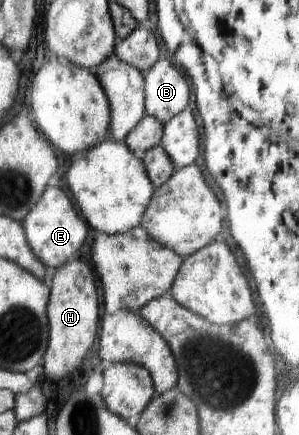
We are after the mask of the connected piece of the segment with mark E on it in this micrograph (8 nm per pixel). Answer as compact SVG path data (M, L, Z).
M46 186L38 203L26 214L21 224L30 249L50 272L74 258L84 245L85 237L88 237L88 224L58 186Z

